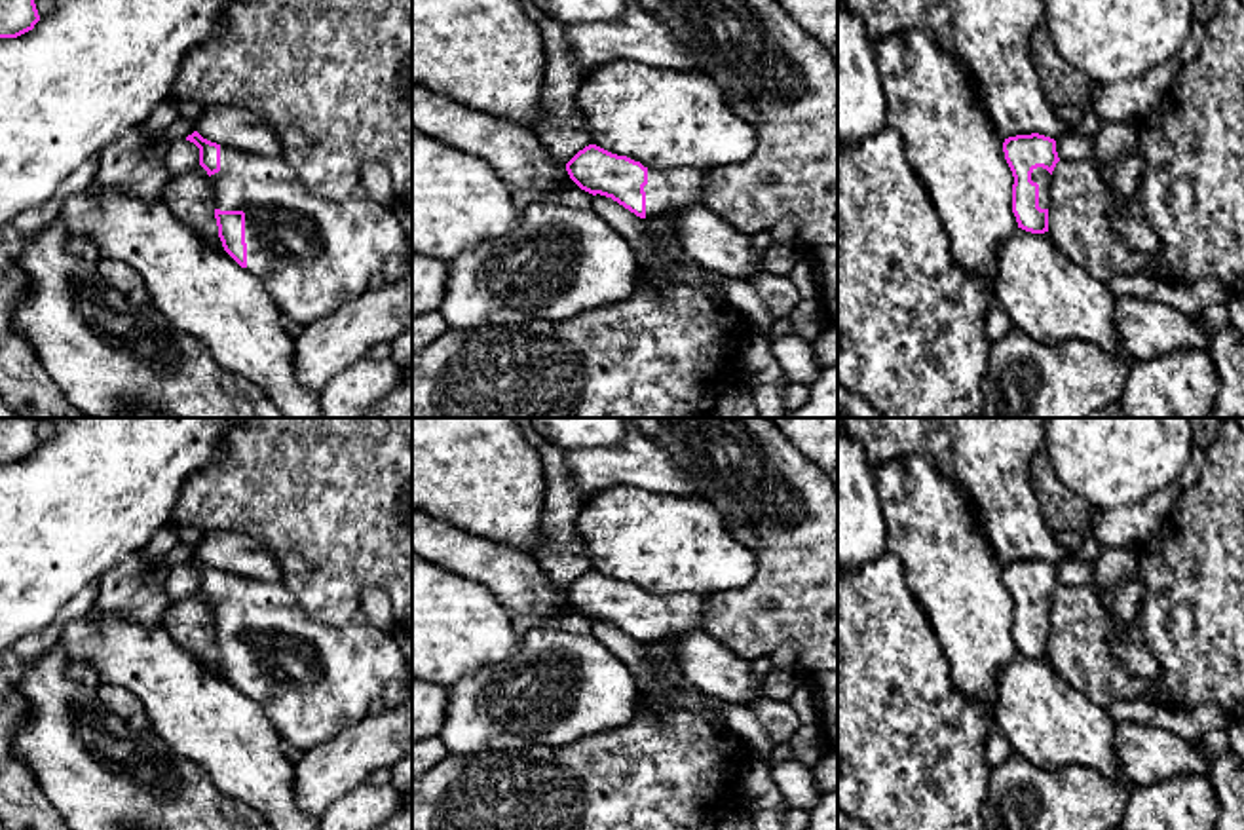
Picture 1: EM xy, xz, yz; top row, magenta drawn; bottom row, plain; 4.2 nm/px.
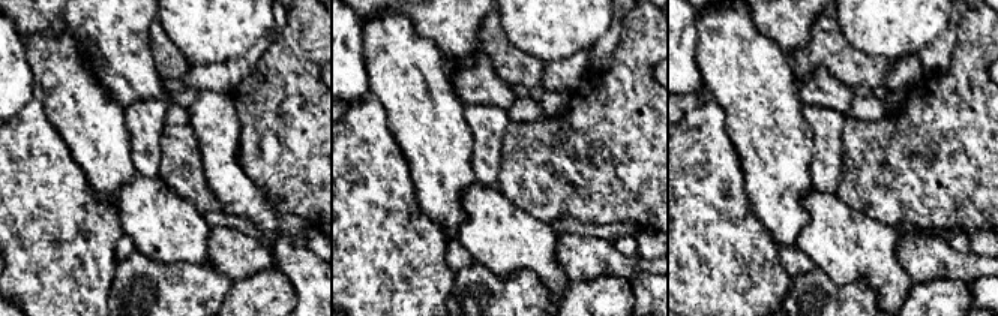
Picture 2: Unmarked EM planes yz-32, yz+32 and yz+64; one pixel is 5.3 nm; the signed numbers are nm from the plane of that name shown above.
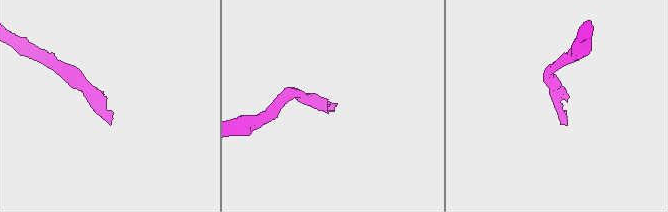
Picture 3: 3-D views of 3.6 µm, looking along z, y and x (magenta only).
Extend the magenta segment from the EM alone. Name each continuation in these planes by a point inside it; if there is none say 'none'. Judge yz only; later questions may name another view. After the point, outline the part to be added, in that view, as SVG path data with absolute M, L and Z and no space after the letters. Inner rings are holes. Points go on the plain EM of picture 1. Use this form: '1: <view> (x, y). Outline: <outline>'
1: yz (1039, 601). Outline: M1043 593L1033 594L1031 606L1039 610L1039 632L1050 632L1050 598Z

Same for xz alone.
1: xz (677, 616). Outline: M648 594L646 644L657 644L670 636L686 636L703 631L701 615L707 598L697 594L676 594L659 598Z

